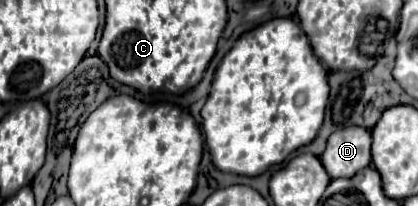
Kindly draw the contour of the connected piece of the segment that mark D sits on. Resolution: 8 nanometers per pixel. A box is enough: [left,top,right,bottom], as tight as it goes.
[321,126,371,178]

